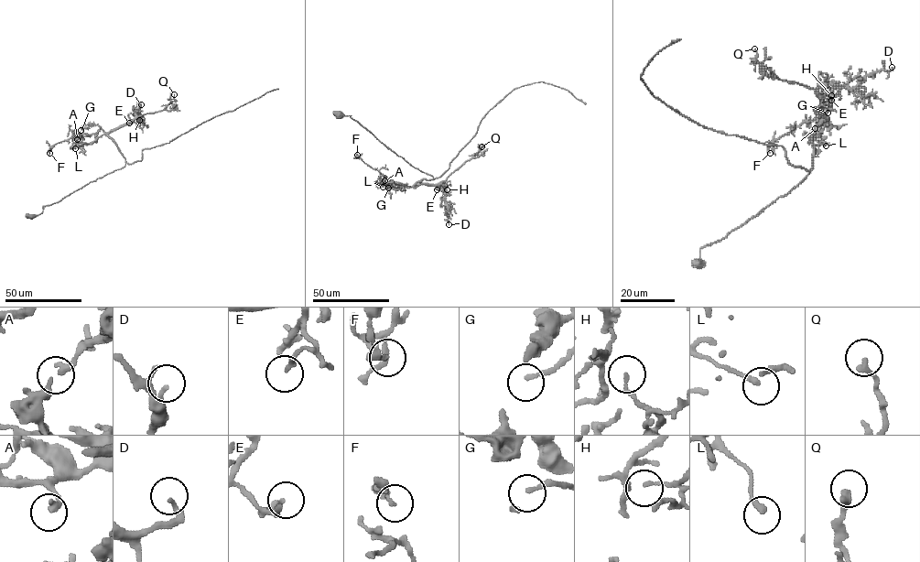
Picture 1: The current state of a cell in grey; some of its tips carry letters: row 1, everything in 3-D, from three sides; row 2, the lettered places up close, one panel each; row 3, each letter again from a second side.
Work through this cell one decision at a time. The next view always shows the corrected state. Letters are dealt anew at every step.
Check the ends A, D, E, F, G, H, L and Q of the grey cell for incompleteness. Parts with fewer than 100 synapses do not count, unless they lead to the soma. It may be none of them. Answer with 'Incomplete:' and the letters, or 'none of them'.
Incomplete: none of them

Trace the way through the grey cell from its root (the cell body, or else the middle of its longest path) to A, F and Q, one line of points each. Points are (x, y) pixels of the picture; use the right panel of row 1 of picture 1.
A: (698, 263), (700, 248), (806, 177), (812, 133), (825, 120), (815, 128)
F: (698, 263), (700, 248), (806, 177), (812, 133), (825, 120), (803, 122), (774, 139), (770, 153)
Q: (698, 263), (700, 248), (806, 177), (812, 133), (826, 120), (816, 91), (780, 80), (755, 61), (754, 48)

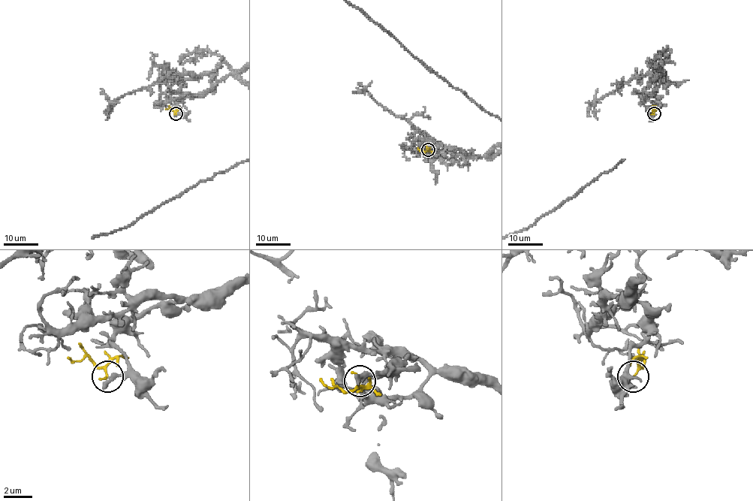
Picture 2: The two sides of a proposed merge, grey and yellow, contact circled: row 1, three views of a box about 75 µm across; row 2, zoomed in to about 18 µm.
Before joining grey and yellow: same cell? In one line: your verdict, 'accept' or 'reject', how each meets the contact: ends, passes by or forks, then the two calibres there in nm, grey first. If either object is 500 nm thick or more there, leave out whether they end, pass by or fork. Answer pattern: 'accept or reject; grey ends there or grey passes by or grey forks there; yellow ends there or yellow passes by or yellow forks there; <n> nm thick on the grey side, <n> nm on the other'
reject; grey ends there; yellow passes by; 400 nm thick on the grey side, 160 nm on the other

